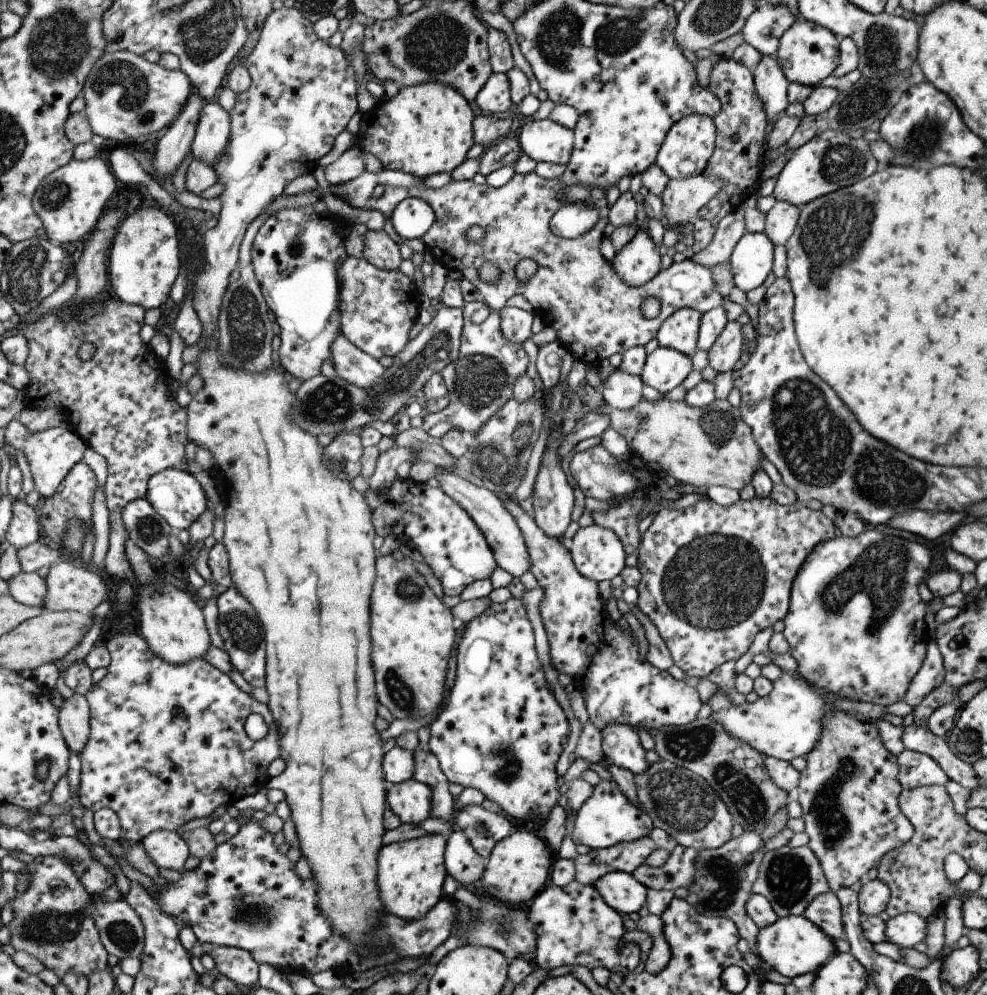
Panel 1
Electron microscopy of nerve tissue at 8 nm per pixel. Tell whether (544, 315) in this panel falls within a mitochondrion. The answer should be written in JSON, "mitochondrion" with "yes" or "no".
{"mitochondrion":"no"}

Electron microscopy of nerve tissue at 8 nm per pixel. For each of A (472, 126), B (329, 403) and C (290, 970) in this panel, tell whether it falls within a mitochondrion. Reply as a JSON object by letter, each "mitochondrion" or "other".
{"A":"other","B":"mitochondrion","C":"other"}

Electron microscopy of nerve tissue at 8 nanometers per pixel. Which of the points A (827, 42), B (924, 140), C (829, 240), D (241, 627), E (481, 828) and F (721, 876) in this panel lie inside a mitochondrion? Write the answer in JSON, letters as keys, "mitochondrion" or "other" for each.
{"A":"other","B":"mitochondrion","C":"mitochondrion","D":"mitochondrion","E":"mitochondrion","F":"mitochondrion"}

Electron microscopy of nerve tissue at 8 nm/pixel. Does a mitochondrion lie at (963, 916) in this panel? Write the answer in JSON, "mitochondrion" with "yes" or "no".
{"mitochondrion":"no"}

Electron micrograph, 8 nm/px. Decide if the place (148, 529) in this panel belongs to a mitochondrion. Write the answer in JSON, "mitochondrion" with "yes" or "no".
{"mitochondrion":"yes"}

